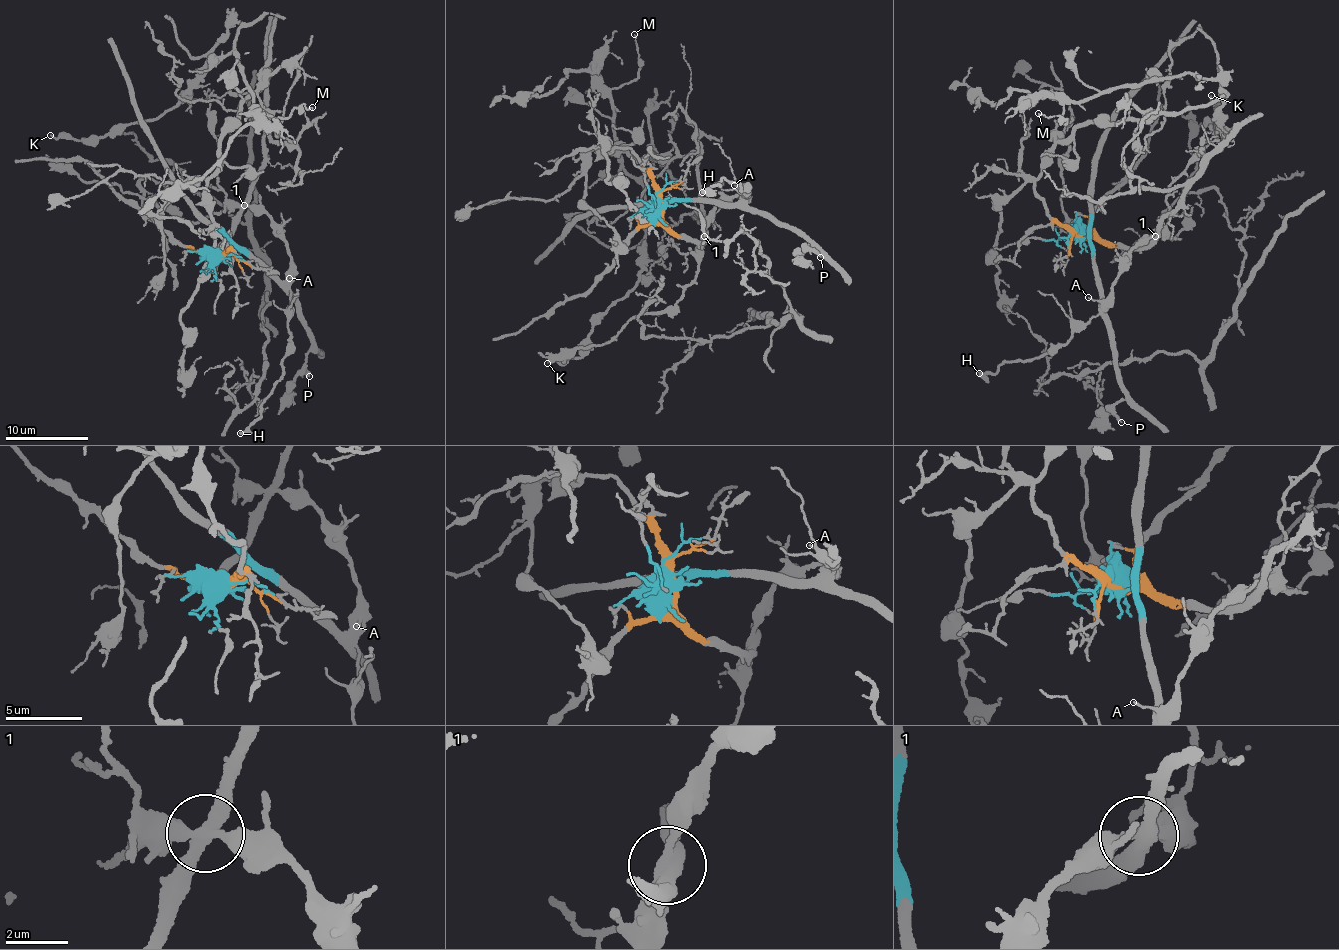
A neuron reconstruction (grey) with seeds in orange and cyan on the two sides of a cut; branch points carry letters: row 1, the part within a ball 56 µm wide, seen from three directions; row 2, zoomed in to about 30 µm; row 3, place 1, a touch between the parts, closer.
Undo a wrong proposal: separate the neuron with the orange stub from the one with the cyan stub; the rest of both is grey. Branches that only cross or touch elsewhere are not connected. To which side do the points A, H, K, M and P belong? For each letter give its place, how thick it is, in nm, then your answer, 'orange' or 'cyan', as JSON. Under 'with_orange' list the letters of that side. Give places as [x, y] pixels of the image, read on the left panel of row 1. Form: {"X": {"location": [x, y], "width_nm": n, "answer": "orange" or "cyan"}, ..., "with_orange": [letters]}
{"A": {"location": [289, 278], "width_nm": 130, "answer": "cyan"}, "H": {"location": [240, 433], "width_nm": 360, "answer": "cyan"}, "K": {"location": [50, 135], "width_nm": 130, "answer": "orange"}, "M": {"location": [312, 107], "width_nm": 100, "answer": "orange"}, "P": {"location": [309, 376], "width_nm": 160, "answer": "cyan"}, "with_orange": ["K", "M"]}

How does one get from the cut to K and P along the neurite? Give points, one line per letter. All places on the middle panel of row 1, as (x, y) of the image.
K: (660, 207), (662, 221), (700, 242), (708, 219), (681, 217), (661, 258), (594, 317), (577, 357), (547, 362)
P: (660, 207), (674, 202), (702, 201), (761, 214), (797, 232), (820, 258)

